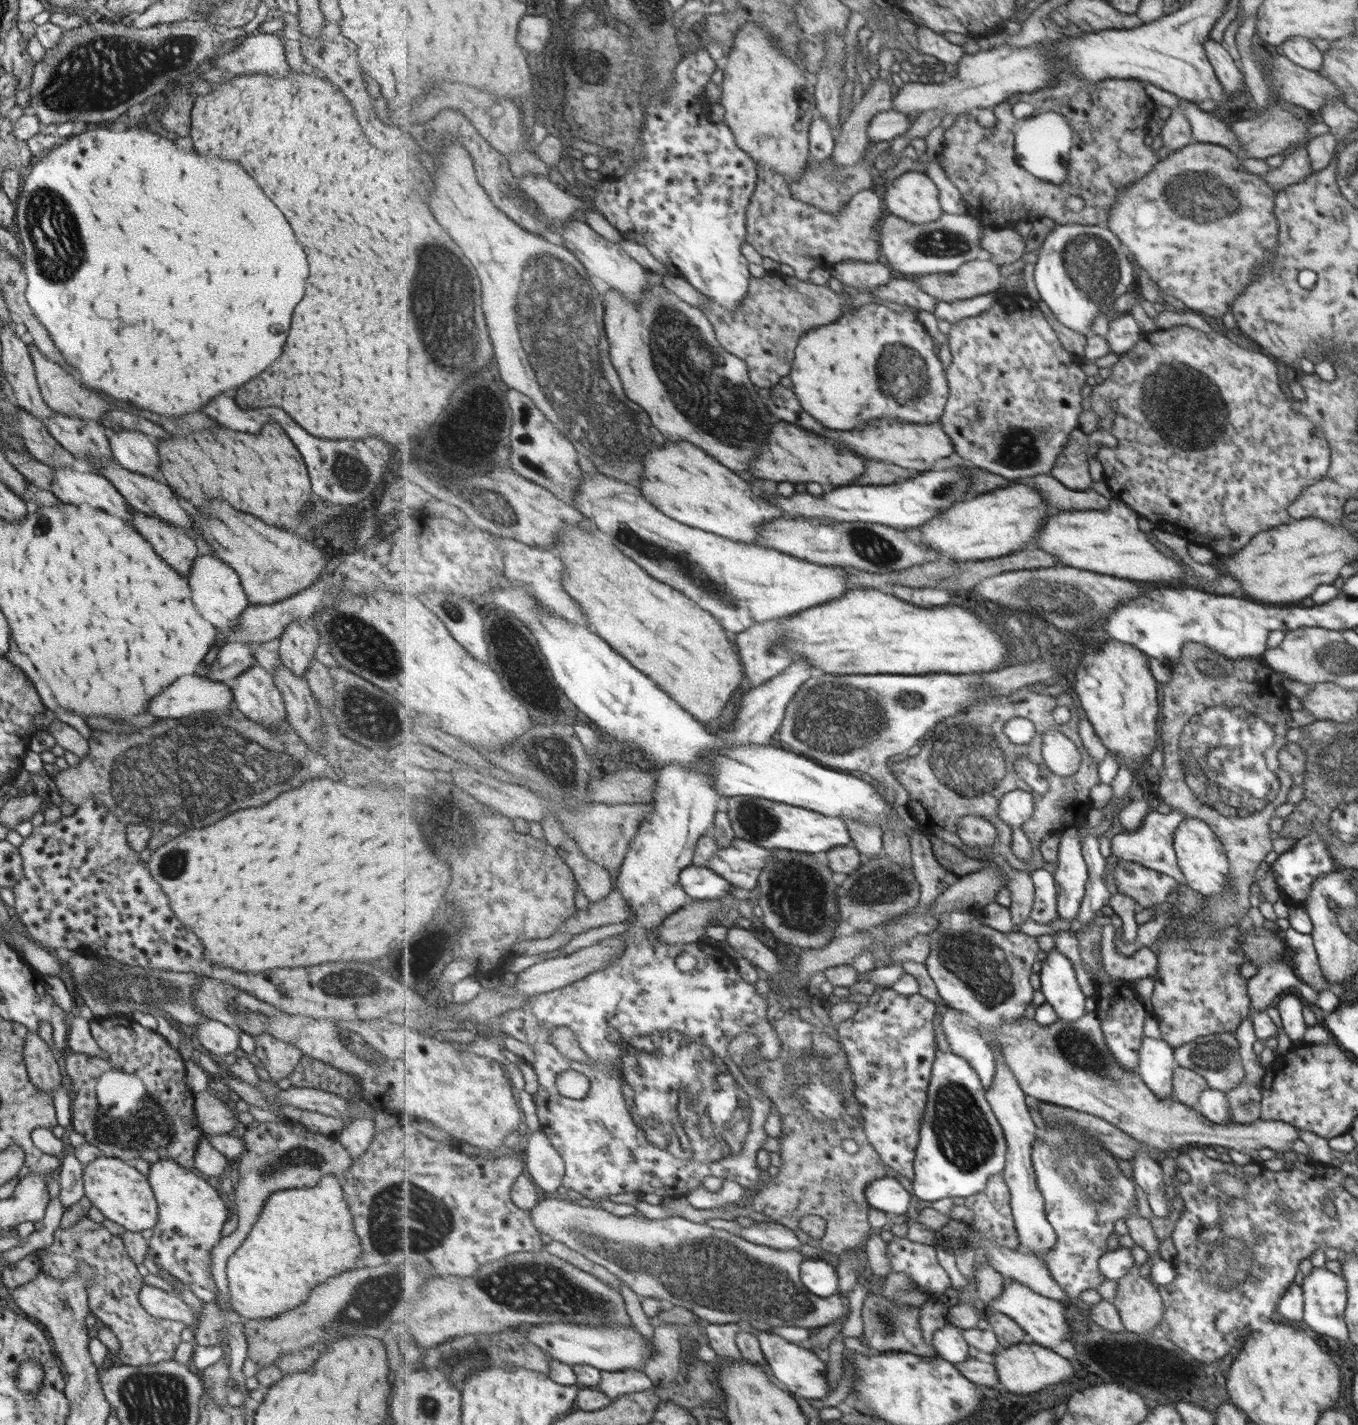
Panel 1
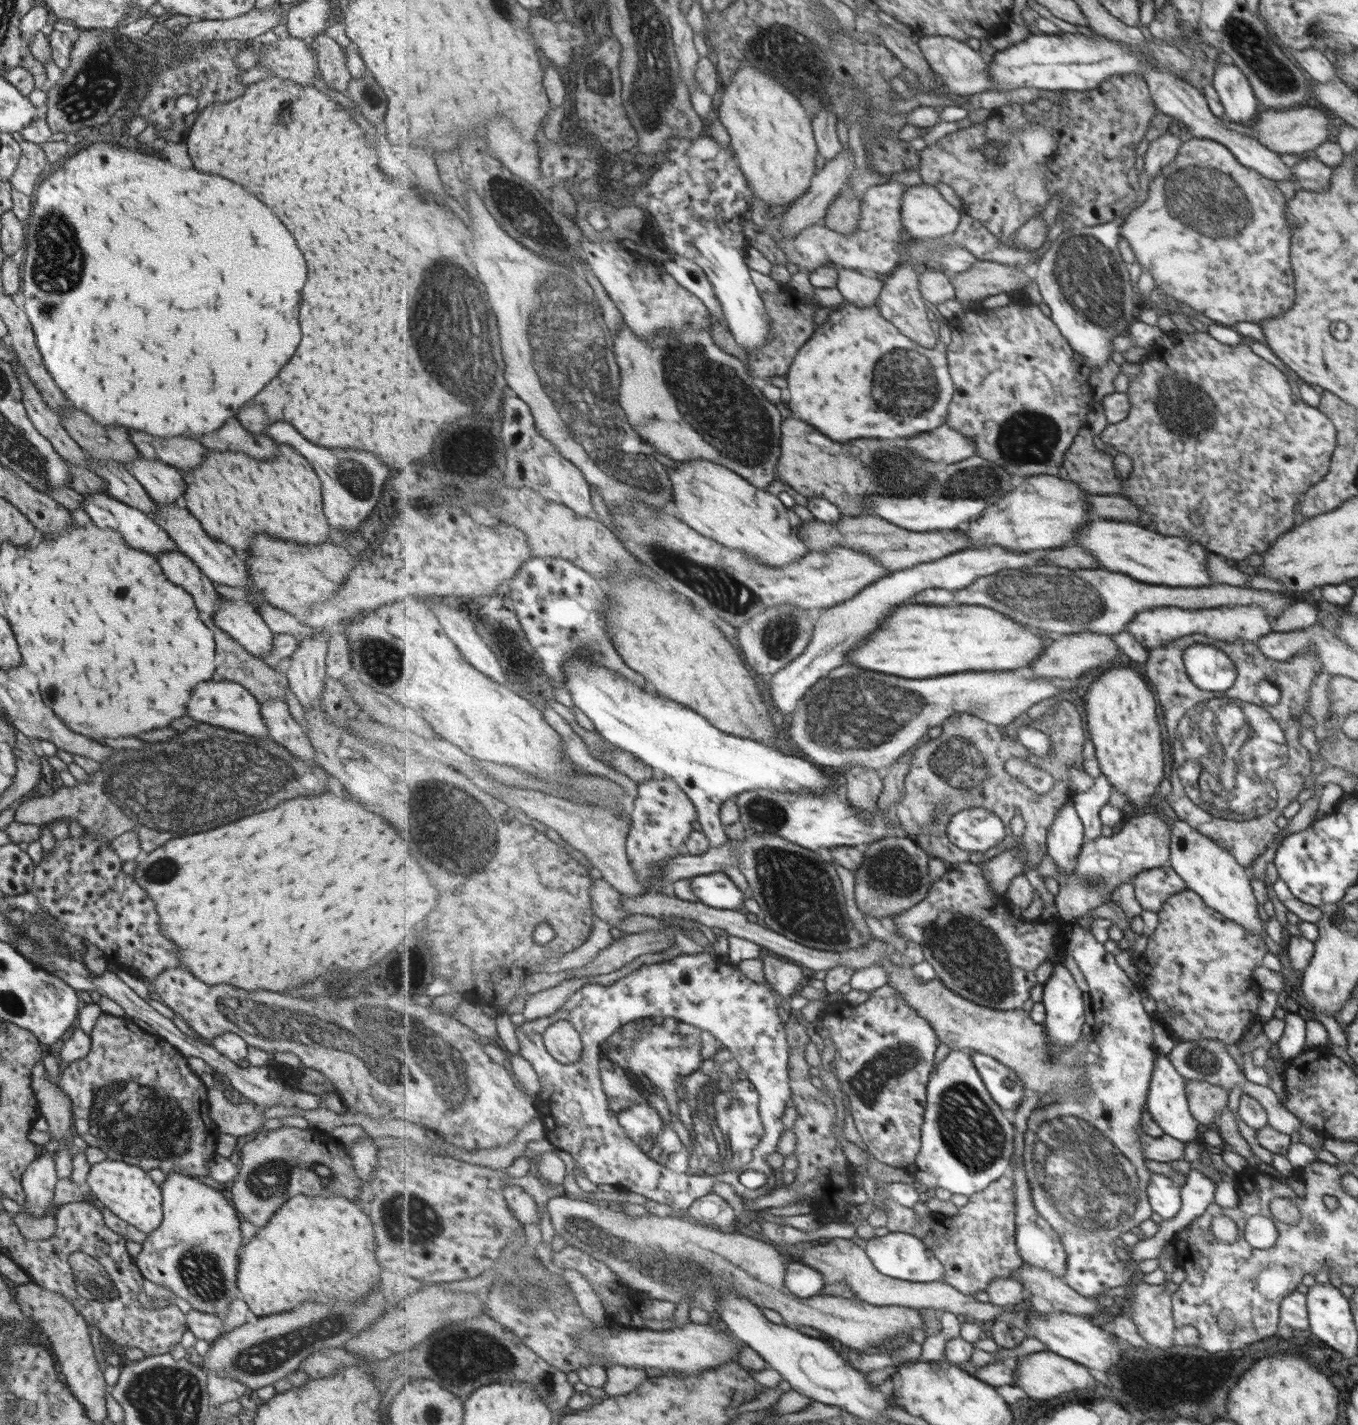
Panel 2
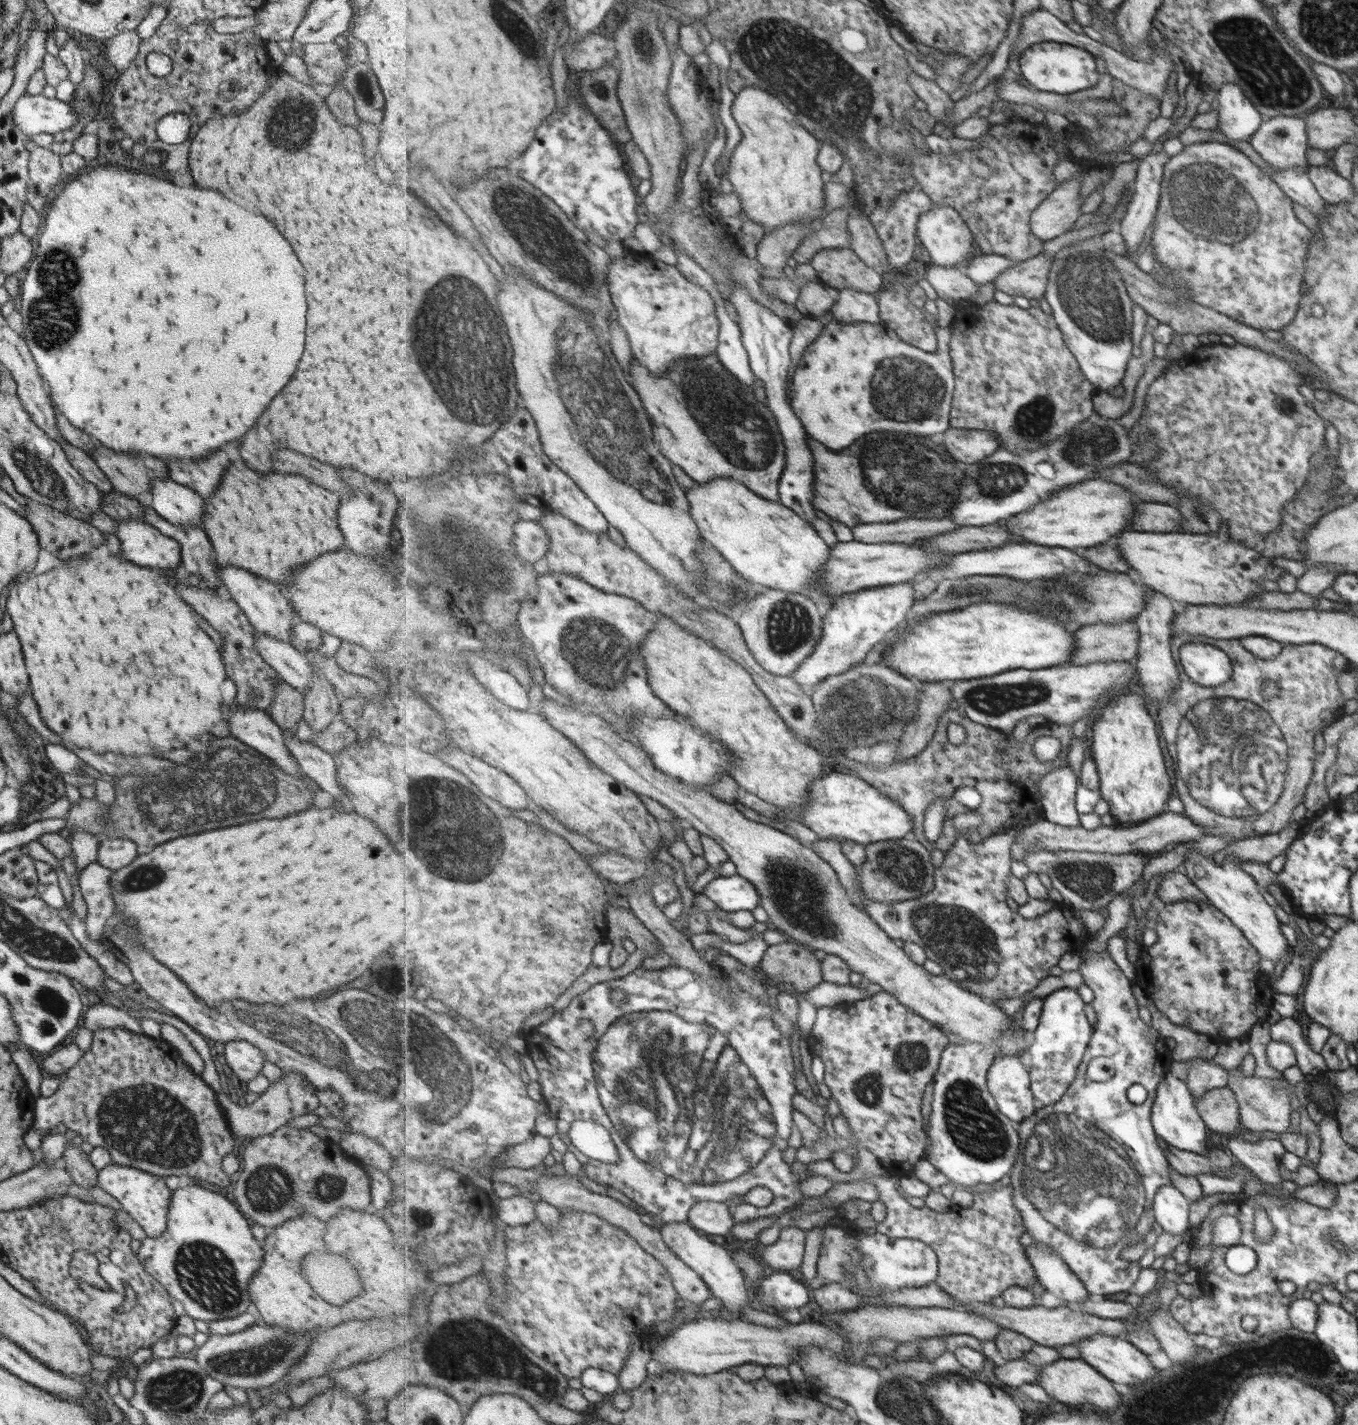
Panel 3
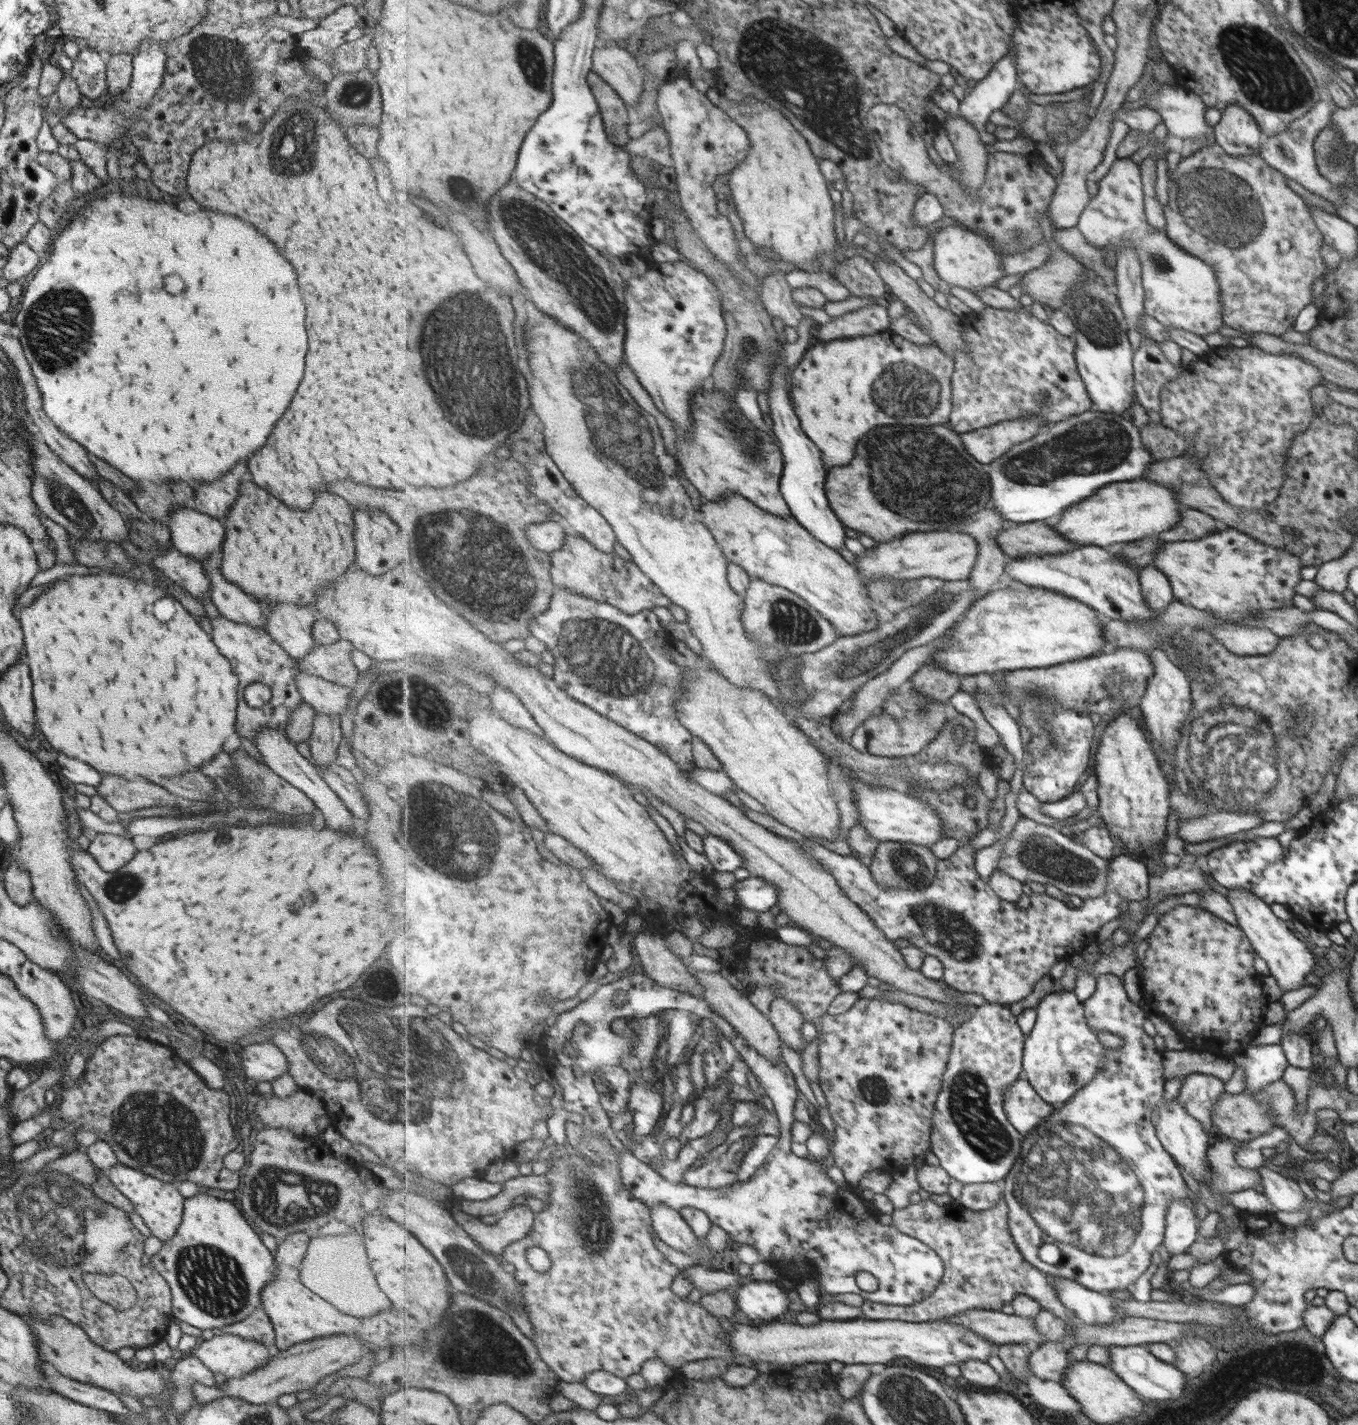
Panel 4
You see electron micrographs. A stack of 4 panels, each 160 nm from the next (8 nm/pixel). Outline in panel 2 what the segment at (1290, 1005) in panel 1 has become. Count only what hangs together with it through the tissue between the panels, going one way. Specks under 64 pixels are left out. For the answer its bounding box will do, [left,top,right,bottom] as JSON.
[1275,1010,1306,1061]

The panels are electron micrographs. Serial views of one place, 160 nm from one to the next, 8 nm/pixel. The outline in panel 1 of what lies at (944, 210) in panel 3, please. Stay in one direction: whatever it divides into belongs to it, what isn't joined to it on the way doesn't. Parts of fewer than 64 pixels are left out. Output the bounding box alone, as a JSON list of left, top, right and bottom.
[882,172,944,226]

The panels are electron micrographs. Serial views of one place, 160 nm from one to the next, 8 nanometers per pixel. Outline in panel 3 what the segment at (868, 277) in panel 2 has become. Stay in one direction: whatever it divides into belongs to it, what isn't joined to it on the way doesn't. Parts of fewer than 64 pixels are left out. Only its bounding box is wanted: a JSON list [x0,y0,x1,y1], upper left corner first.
[830,287,883,323]

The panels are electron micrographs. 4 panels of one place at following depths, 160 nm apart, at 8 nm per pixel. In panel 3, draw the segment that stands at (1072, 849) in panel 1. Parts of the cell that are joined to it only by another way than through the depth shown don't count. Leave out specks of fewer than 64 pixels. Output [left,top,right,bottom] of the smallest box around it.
[1034,761,1079,827]

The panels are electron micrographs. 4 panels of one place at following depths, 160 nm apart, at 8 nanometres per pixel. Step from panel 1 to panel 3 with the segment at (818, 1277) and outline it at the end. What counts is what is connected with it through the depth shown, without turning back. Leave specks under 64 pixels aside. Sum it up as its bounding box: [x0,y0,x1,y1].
[754,1271,811,1313]

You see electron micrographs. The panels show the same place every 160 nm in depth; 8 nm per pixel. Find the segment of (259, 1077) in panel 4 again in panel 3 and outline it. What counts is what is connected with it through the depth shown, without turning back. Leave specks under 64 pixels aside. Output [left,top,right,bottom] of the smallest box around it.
[223,1041,265,1080]

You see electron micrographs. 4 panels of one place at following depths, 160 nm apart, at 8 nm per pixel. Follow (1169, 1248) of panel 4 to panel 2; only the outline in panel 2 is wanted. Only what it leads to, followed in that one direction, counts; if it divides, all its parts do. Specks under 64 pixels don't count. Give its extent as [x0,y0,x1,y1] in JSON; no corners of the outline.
[1147,1174,1180,1220]

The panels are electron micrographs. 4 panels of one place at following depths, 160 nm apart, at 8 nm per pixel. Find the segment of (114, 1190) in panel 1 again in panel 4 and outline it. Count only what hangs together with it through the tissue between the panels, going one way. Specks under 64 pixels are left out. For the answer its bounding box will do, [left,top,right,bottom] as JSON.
[105,1163,183,1241]

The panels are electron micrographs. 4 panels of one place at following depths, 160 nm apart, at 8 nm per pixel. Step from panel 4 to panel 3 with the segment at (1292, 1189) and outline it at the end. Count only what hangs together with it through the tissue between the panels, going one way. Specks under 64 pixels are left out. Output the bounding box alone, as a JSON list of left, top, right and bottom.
[1225,1135,1285,1186]

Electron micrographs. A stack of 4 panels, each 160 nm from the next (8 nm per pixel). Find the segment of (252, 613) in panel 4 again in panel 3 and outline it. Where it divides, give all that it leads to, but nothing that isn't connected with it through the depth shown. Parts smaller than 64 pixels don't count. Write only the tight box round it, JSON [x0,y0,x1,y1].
[143,506,223,593]

